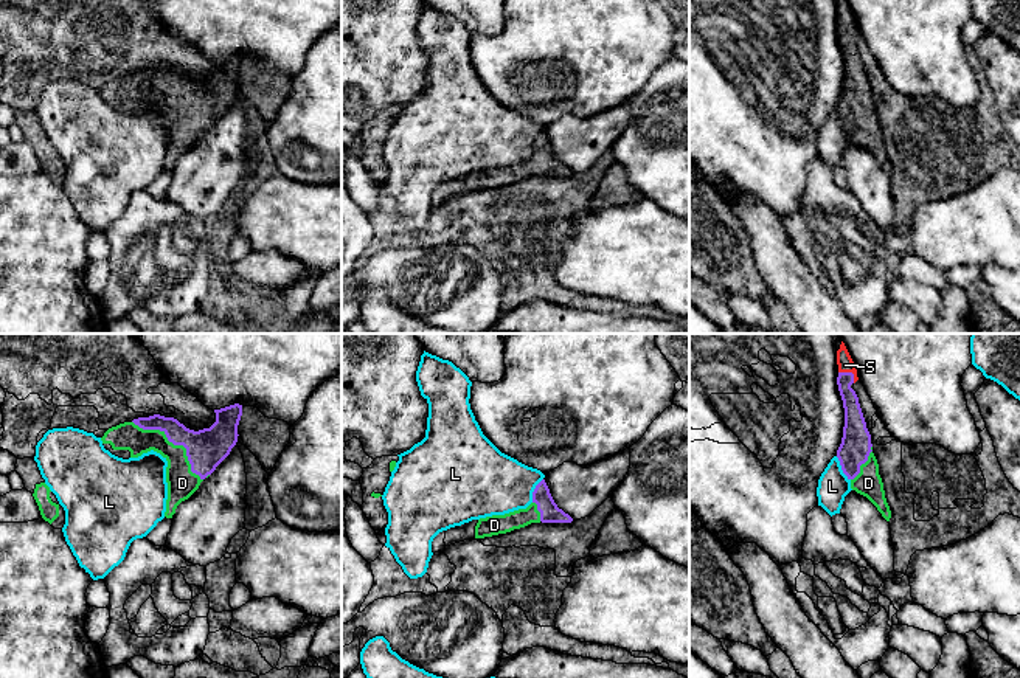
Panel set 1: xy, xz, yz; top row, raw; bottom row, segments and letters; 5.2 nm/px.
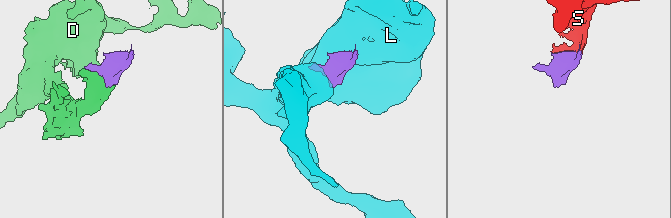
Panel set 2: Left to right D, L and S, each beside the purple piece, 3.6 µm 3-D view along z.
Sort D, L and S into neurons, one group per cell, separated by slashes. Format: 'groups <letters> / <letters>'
groups D S / L

